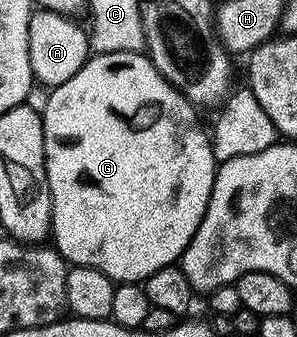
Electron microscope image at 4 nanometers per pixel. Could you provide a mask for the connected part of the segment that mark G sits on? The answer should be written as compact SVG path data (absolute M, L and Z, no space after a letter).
M142 53L91 54L82 68L68 81L49 92L47 107L40 112L44 125L44 149L46 150L46 184L50 187L52 201L52 243L58 248L67 264L94 267L115 284L142 283L157 270L177 264L184 249L192 241L196 229L206 212L212 193L216 162L211 147L211 136L202 132L198 124L199 112L189 103L181 91L163 77L149 58Z

